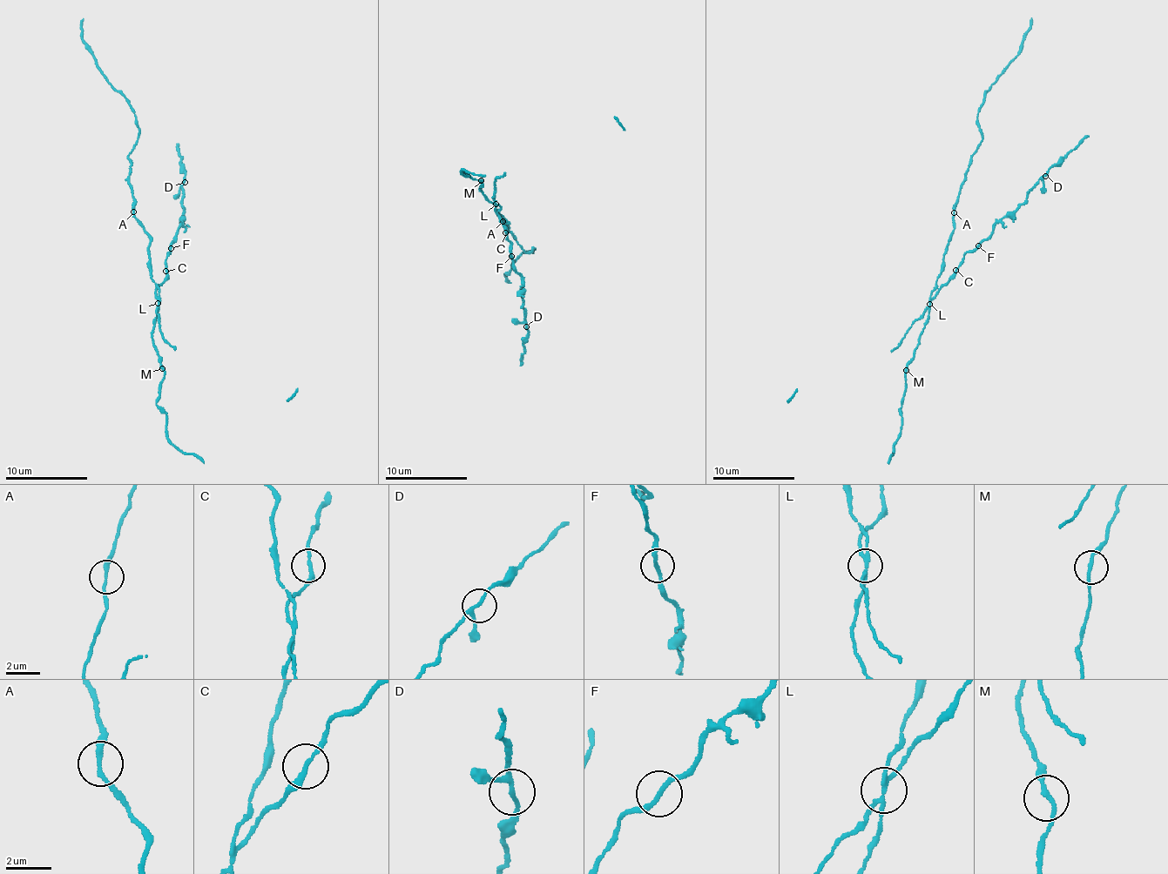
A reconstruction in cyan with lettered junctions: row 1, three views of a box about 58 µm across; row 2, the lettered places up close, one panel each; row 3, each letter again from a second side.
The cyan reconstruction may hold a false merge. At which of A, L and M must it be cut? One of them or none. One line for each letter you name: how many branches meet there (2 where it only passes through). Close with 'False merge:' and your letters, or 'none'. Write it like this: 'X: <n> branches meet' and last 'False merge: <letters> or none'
L: 4 branches meet
False merge: L

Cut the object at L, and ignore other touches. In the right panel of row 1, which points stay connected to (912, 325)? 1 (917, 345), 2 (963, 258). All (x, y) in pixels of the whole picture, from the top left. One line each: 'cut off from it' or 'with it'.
1: cut off from it
2: with it

